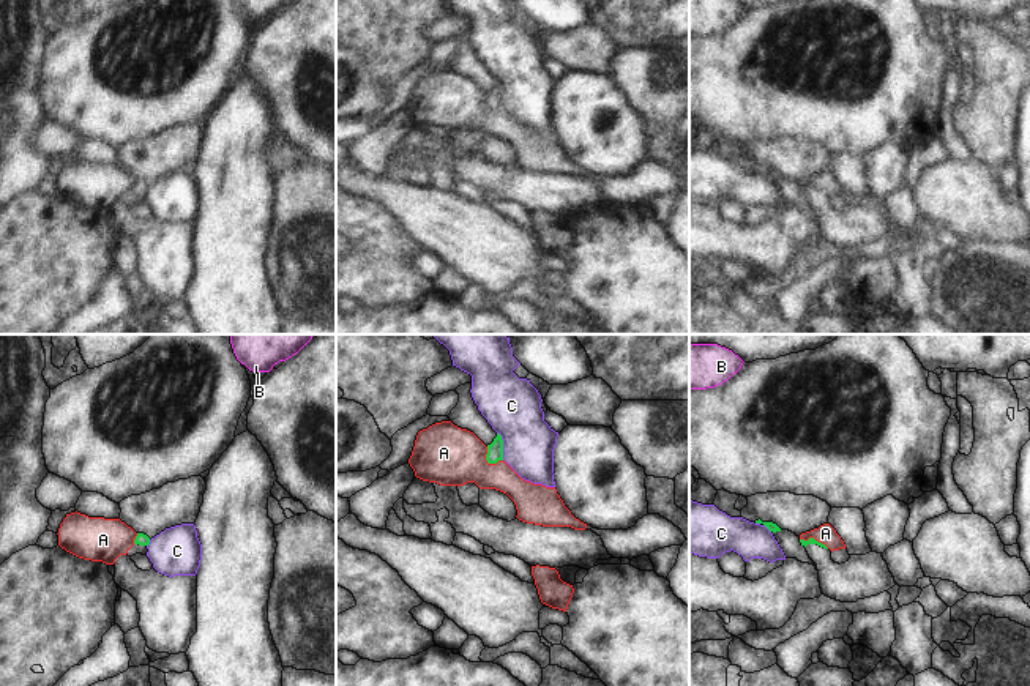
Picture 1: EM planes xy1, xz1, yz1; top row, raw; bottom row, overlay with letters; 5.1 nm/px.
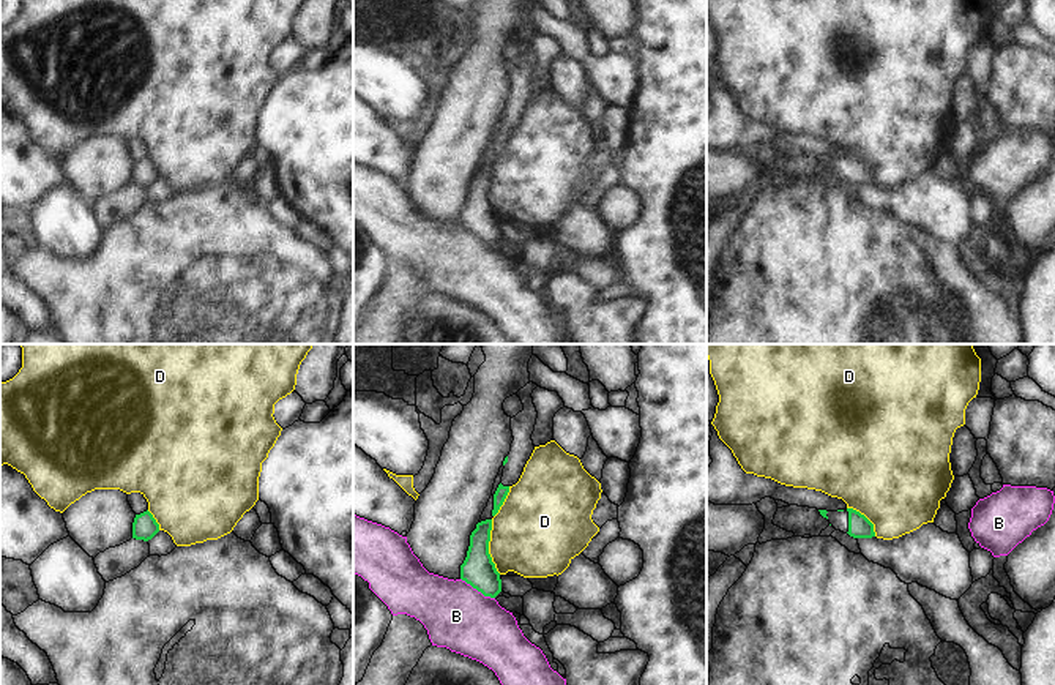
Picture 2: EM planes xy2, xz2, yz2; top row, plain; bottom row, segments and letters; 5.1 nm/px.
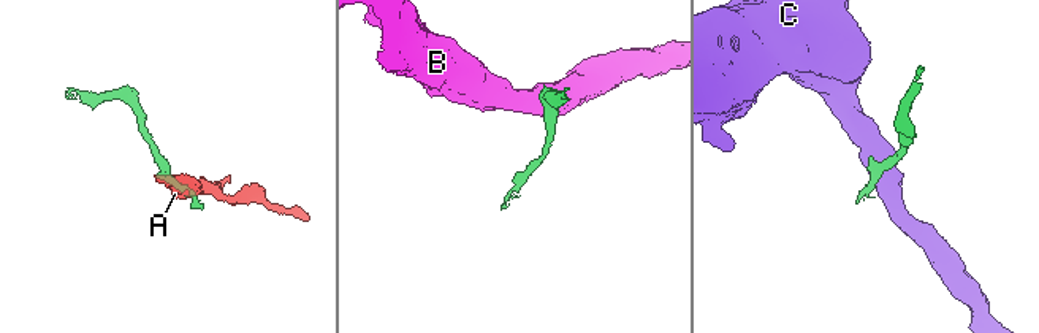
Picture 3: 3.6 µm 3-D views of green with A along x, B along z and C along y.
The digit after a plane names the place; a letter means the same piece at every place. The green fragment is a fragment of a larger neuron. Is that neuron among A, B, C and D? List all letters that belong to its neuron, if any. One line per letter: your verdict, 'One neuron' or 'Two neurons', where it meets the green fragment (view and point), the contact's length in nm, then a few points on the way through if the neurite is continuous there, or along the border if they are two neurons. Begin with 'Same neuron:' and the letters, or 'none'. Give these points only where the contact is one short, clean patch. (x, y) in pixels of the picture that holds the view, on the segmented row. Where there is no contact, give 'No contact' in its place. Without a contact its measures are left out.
Same neuron: none
A: Two neurons. Touches green at xz1 (488, 461). Shared border 120 nm. Boundary: xz1 (486, 447), (486, 459), (489, 462), (502, 461)
B: Two neurons. Touches green at xz2 (478, 591). Shared border 200 nm. Boundary: xz2 (461, 578), (494, 598)
C: Two neurons. Touches green at xz1 (502, 447). Shared border 150 nm. Boundary: xz1 (497, 432), (502, 440), (503, 459)
D: Two neurons. Touches green at xz2 (488, 546). Shared border 280 nm

